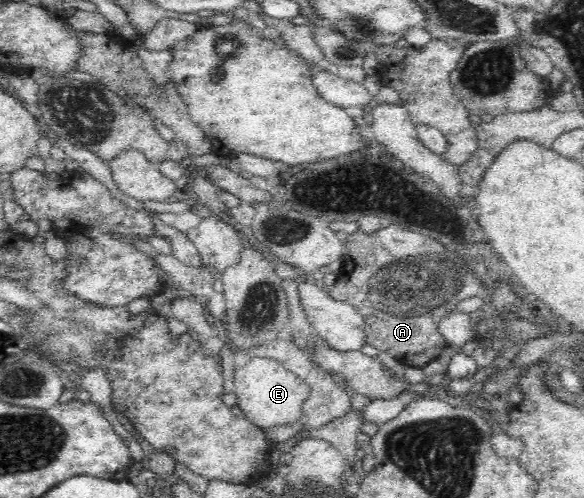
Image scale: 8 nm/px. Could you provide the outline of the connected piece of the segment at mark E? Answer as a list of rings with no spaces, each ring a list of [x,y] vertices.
[[[249,356],[244,366],[234,370],[233,392],[237,398],[236,405],[244,413],[243,416],[265,430],[297,423],[297,418],[301,415],[301,406],[309,396],[310,387],[278,360]]]

